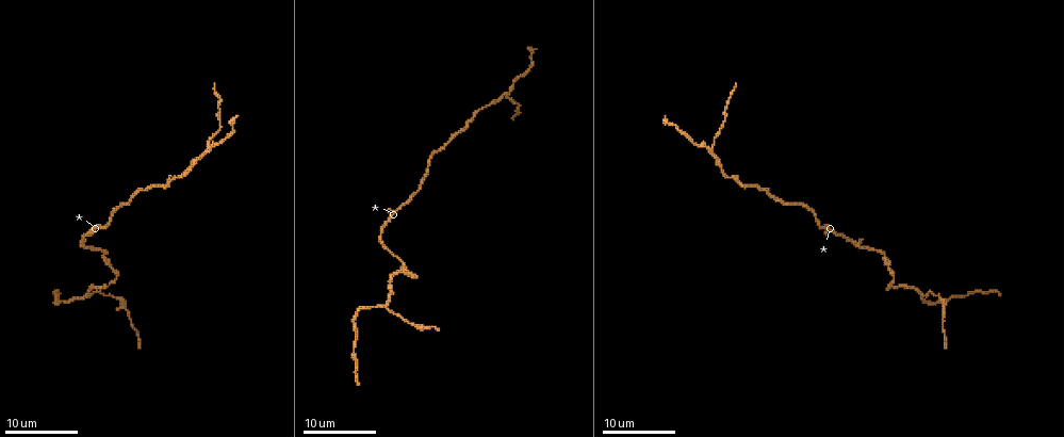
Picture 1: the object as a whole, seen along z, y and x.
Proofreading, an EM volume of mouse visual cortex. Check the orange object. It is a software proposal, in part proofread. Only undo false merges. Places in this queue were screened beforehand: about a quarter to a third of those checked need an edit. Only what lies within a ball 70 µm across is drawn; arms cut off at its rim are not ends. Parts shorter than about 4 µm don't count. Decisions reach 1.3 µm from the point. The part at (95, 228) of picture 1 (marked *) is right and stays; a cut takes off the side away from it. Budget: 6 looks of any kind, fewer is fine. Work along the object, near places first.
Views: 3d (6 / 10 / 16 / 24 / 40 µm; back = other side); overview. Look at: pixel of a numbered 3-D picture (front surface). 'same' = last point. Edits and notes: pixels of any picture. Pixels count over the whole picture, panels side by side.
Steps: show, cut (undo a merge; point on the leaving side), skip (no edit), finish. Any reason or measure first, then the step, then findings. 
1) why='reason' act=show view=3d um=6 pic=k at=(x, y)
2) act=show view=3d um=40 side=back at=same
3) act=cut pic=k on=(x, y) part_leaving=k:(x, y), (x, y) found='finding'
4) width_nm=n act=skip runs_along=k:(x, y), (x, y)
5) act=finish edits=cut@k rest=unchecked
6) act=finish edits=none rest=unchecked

why='three arms meet' act=show view=3d um=24 pic=1 at=(923, 295)

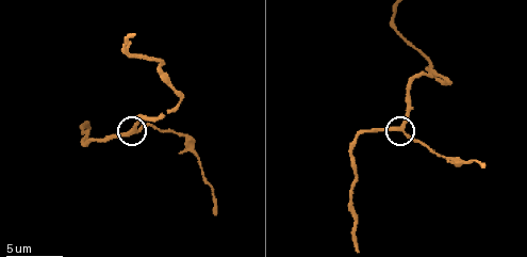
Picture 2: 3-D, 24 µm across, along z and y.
why='closer look' act=show view=3d um=10 pic=2 at=(397, 128)

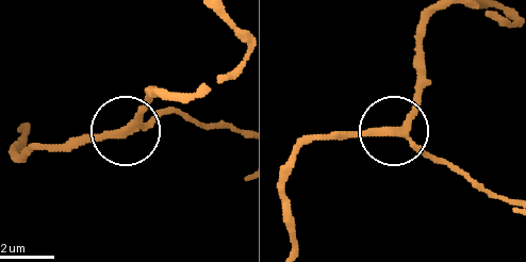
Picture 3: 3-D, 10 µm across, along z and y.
arms=3 act=skip runs_along=3:(432, 17), (418, 51), (418, 99), (396, 131), (444, 165) found='continuous, no second cell'

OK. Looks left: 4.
why='small branch off a trunk' act=show view=3d um=6 pic=2 at=(195, 152)

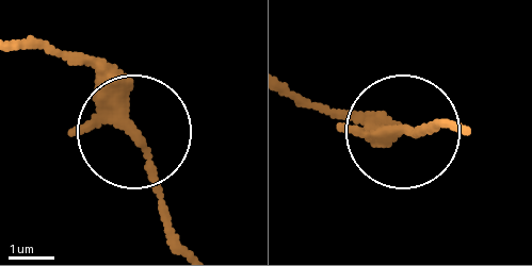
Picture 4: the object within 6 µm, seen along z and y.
why='from behind' act=show view=3d um=6 side=back pic=4 at=(399, 128)

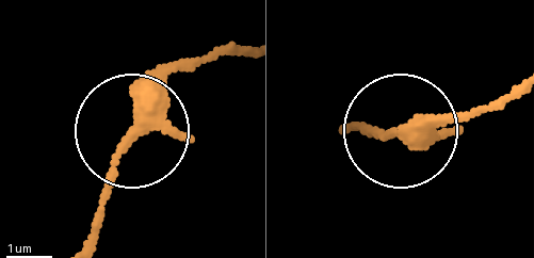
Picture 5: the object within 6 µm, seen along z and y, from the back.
width_nm=210 act=skip runs_along=5:(247, 50), (178, 74), (113, 165), (86, 245) found='all the same cell'

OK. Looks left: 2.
act=finish edits=none rest=unchecked

